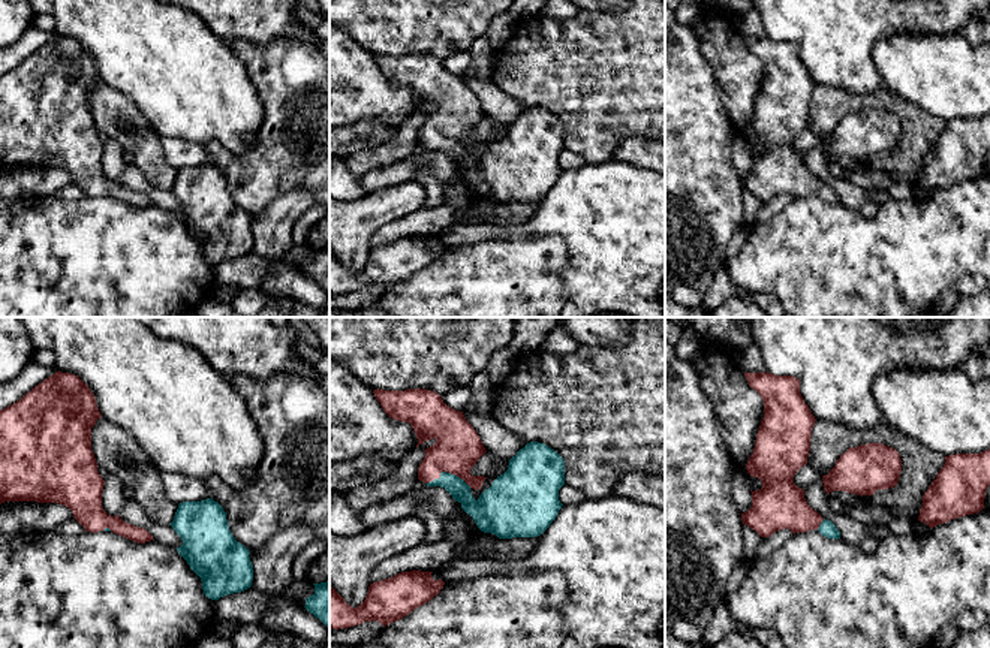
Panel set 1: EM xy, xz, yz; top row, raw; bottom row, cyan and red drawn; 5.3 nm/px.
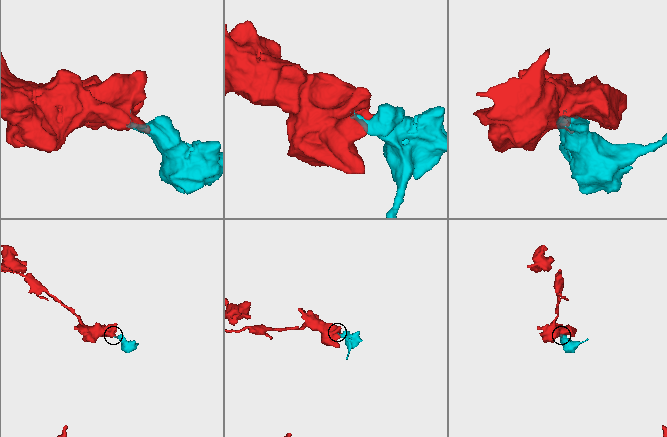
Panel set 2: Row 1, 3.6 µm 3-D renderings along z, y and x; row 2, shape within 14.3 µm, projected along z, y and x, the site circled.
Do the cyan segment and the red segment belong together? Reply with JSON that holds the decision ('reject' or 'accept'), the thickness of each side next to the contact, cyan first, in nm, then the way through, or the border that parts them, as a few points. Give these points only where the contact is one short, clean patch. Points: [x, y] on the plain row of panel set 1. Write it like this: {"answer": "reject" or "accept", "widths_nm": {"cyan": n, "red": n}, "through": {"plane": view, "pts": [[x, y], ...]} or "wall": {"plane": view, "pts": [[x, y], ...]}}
{"answer": "accept", "widths_nm": {"cyan": 110, "red": 240}}

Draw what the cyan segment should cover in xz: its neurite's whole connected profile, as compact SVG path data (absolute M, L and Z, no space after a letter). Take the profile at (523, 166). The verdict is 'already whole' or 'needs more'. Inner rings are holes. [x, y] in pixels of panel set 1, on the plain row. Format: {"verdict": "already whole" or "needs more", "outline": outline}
{"verdict": "needs more", "outline": "M374 54L373 58L389 82L412 90L418 103L416 112L427 105L436 105L424 115L418 144L427 151L445 153L473 183L481 196L496 199L499 204L536 202L556 184L563 171L559 154L565 150L565 126L554 114L538 106L527 108L509 124L508 135L475 165L470 154L481 154L487 142L472 141L470 133L487 115L463 76L451 73L439 58L428 54Z"}

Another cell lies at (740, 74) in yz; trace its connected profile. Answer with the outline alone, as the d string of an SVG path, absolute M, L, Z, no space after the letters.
M702 9L690 27L716 73L728 118L738 130L753 118L764 82L764 66L749 51L737 16L717 9Z

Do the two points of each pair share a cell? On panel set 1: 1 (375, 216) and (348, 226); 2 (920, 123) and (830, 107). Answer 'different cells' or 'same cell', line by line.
1: same cell
2: same cell

